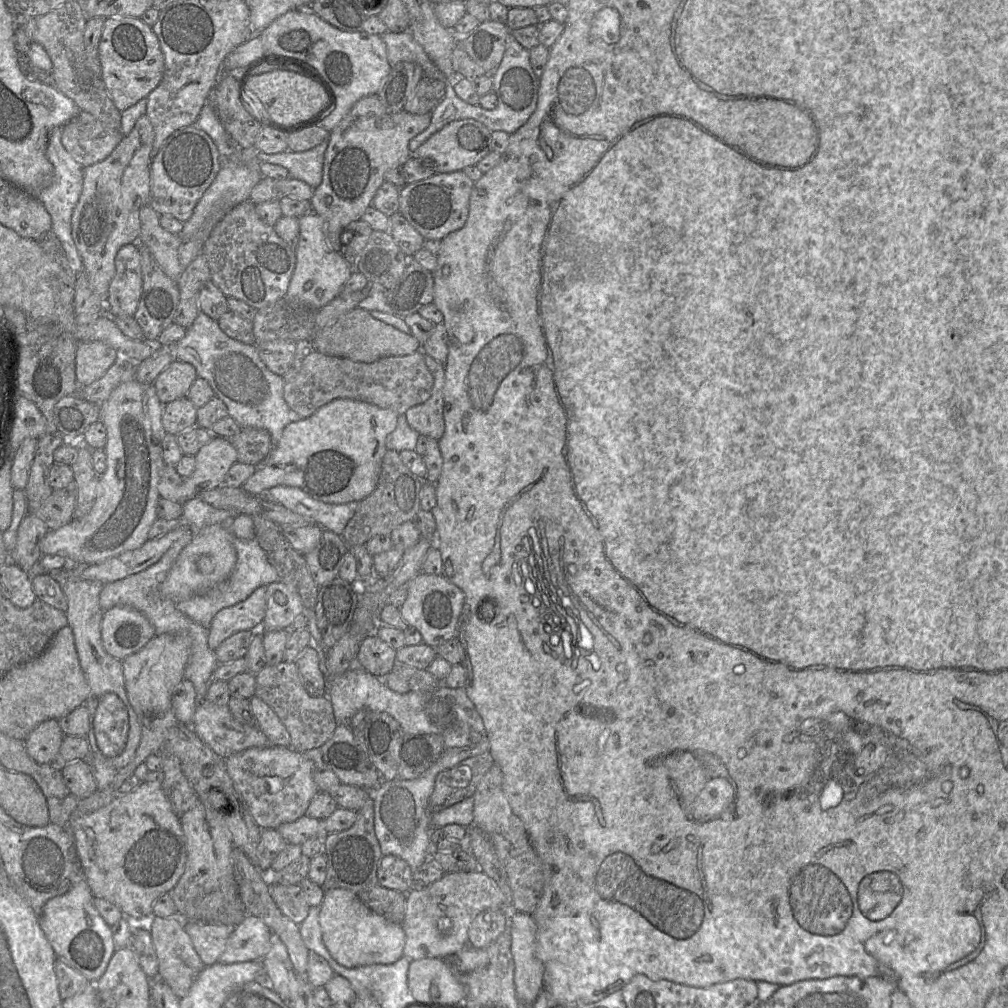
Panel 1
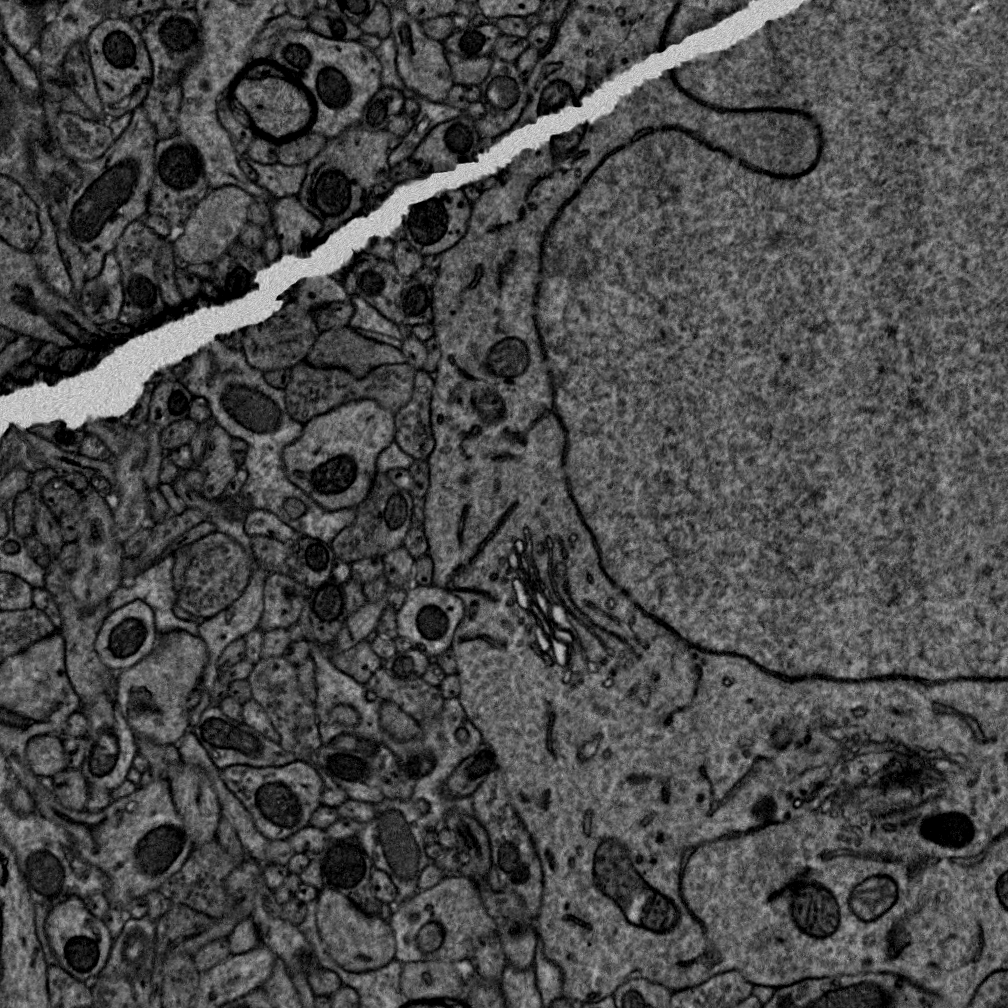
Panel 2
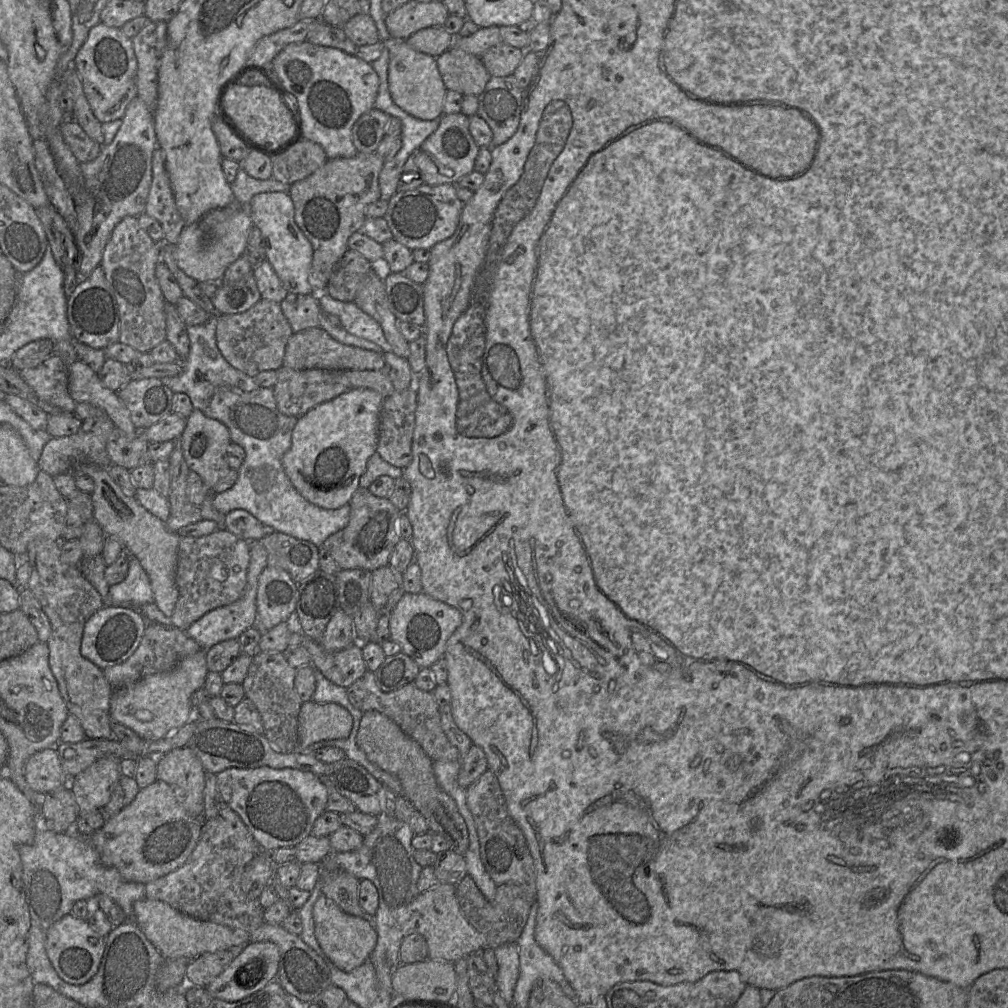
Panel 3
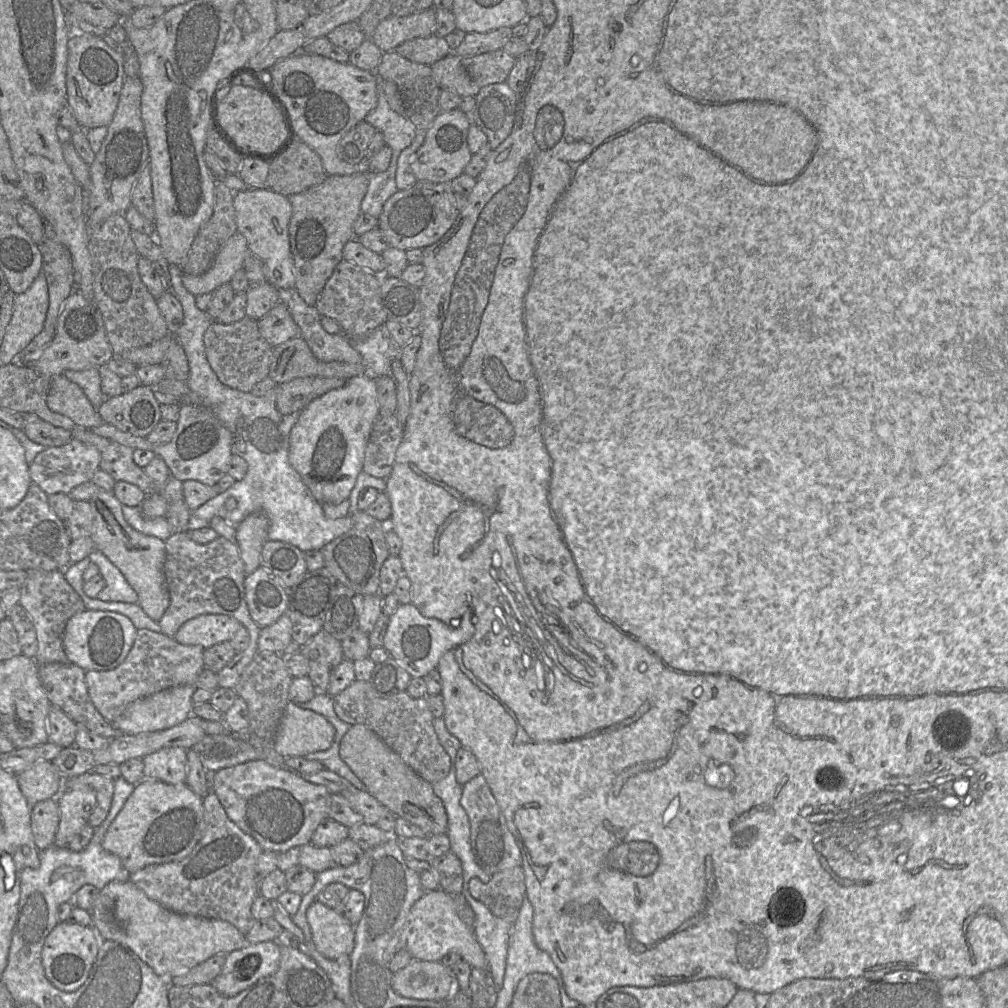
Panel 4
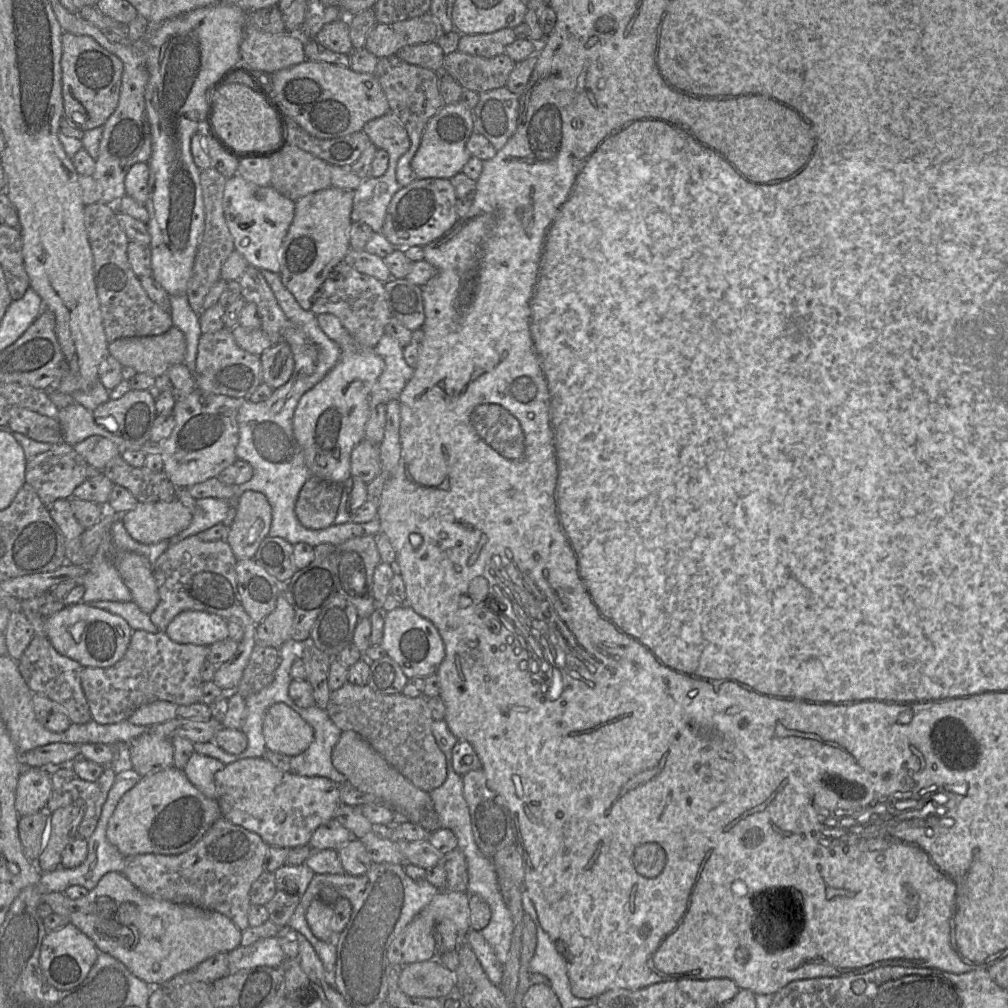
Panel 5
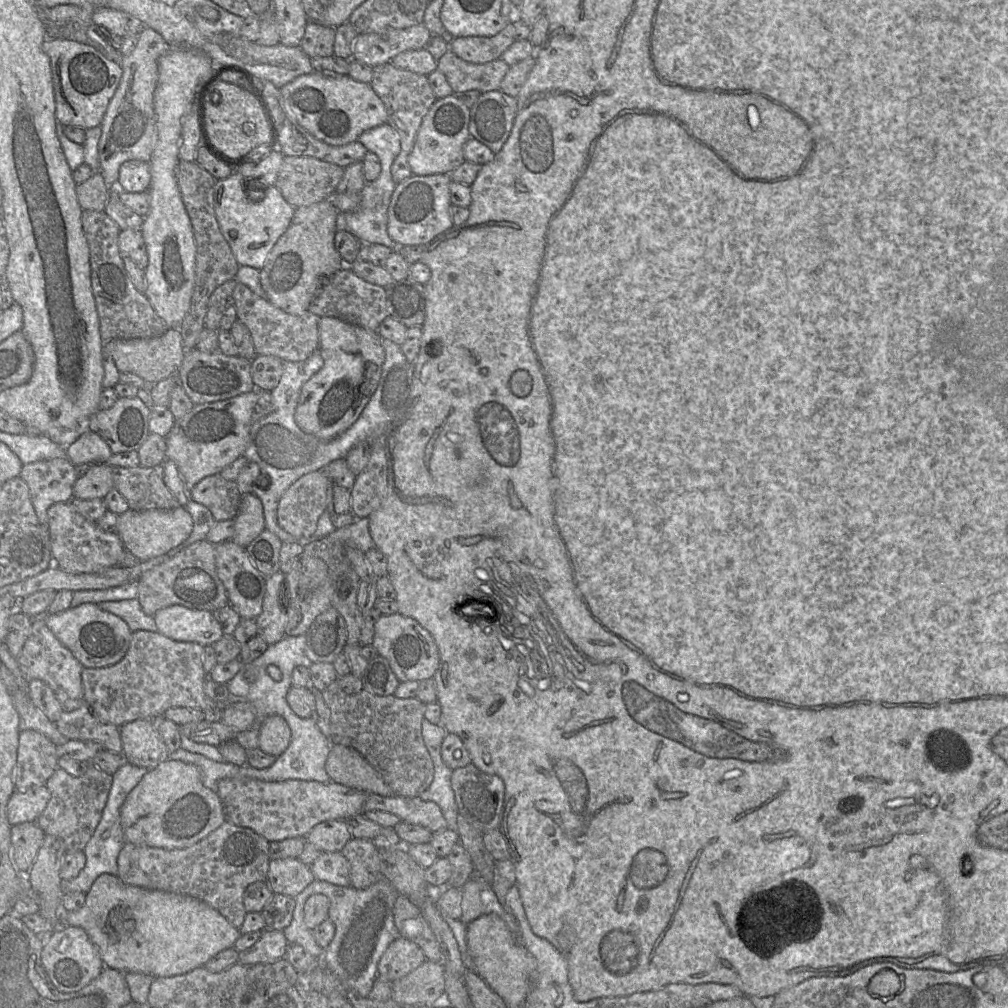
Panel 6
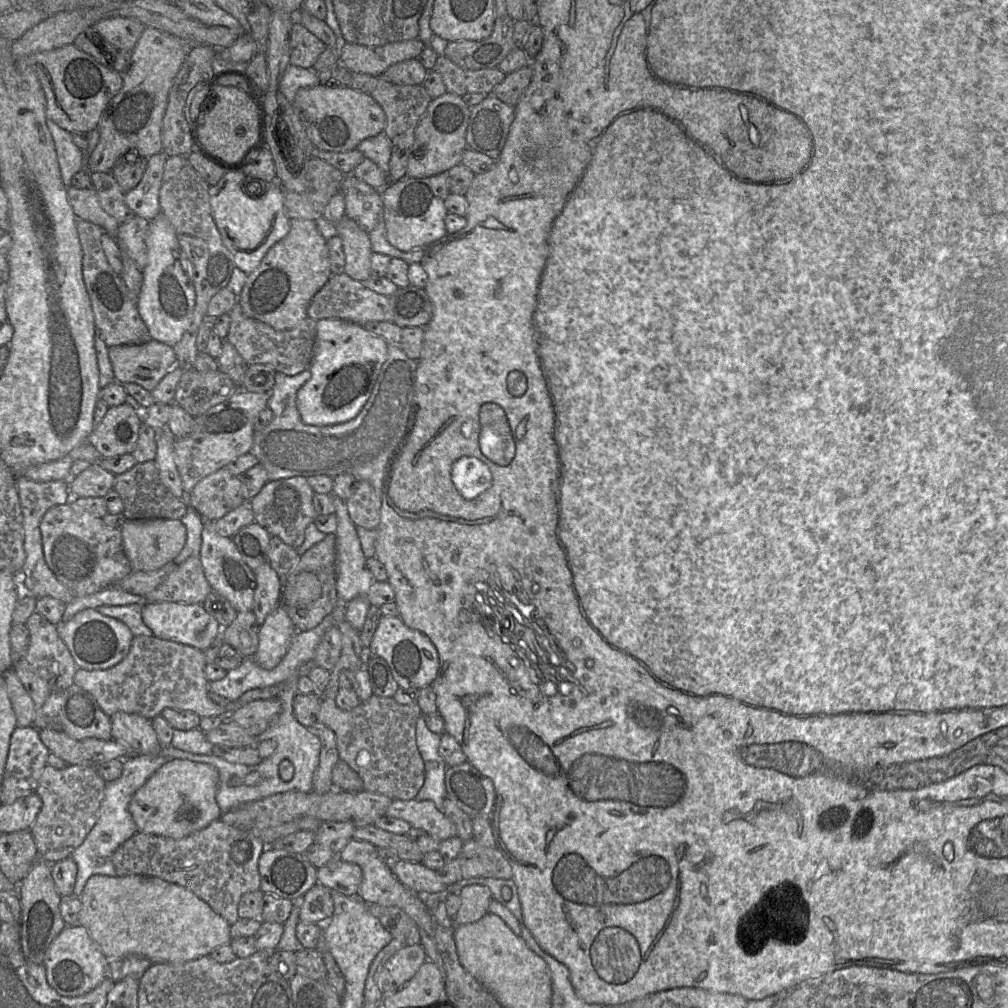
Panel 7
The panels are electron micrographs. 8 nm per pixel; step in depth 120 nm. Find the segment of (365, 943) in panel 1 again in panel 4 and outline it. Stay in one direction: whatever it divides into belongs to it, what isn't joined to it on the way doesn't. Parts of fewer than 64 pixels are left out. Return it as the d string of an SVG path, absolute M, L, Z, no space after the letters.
M315 900L307 909L307 922L315 949L329 959L350 955L354 948L355 930L343 914Z

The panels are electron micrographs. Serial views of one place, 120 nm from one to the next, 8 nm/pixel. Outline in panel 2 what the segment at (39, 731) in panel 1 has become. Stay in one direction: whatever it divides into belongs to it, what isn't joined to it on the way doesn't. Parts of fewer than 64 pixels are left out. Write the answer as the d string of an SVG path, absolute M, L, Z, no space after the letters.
M39 735L31 738L25 757L32 772L41 779L50 780L66 769L62 736Z

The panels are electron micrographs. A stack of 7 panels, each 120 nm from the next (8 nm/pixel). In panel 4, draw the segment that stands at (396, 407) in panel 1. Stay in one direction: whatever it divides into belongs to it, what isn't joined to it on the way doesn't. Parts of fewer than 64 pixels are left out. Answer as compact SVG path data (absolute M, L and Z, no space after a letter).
M309 376L276 384L277 409L283 415L301 413L312 400L332 389L342 387L346 382L346 379L341 378Z

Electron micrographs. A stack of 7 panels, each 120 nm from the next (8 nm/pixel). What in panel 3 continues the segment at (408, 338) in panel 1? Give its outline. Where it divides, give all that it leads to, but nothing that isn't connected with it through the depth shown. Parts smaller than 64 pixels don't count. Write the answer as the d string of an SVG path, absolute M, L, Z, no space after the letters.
M318 326L292 334L286 345L283 366L295 370L380 370L385 366L385 358L381 352L343 344Z

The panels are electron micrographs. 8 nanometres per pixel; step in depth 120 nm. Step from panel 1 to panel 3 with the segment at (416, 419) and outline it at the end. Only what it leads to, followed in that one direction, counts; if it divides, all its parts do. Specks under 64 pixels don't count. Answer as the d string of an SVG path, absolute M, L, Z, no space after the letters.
M407 388L385 398L380 413L376 453L401 469L412 460L416 407L417 390Z

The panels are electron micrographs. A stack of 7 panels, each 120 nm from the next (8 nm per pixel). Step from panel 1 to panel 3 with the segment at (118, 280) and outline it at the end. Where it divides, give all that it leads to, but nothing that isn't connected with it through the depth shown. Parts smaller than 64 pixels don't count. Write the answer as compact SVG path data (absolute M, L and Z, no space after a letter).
M100 266L89 277L80 279L68 297L67 319L72 336L93 349L103 350L119 341L120 315L115 291Z

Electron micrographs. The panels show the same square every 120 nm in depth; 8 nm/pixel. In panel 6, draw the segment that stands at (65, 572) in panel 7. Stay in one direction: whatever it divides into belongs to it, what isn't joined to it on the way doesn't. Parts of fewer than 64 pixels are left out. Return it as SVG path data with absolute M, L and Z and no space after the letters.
M55 503L47 511L54 566L72 573L95 573L120 565L125 560L125 548L116 532L106 532L96 522L86 519L70 503Z

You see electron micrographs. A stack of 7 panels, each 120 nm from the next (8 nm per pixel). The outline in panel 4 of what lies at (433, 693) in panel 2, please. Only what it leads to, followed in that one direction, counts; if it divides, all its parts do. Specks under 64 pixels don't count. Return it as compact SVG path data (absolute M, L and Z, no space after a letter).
M354 680L347 688L333 697L334 710L344 722L363 724L374 731L384 743L396 752L419 776L430 784L450 773L452 762L434 728L434 715L427 697L413 698L407 691L389 697L380 697L369 681Z

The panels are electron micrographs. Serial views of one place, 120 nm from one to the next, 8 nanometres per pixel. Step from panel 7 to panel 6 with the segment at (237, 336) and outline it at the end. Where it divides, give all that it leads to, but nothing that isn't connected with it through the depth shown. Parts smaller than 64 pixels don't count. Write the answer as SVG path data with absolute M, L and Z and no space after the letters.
M237 282L234 289L232 299L237 311L237 320L242 322L250 331L256 355L275 356L283 361L288 362L301 362L309 358L319 348L319 317L306 312L303 315L291 315L275 305L271 304L265 296L259 296L254 293L248 286Z

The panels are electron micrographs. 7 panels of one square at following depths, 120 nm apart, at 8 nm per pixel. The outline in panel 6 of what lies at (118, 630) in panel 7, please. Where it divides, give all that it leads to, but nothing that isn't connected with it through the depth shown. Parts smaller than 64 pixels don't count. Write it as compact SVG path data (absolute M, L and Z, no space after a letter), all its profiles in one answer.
M83 603L61 613L44 613L41 617L53 635L67 647L84 668L102 668L118 663L128 651L132 631L127 623L118 616L101 610L97 604Z

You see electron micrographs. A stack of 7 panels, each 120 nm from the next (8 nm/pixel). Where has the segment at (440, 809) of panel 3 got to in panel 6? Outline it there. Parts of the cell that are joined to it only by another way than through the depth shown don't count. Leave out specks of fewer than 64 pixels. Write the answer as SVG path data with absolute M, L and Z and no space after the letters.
M334 744L325 764L330 782L361 790L367 794L394 796L381 775L355 749Z

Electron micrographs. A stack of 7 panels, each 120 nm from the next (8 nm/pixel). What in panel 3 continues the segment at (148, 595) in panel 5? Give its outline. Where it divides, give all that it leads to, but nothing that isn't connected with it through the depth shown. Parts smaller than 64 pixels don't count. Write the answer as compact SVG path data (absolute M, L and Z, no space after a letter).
M82 464L68 473L85 474L93 479L94 490L89 494L93 520L99 524L107 538L118 540L124 549L139 561L149 577L154 603L161 612L170 617L178 598L176 573L181 536L169 531L165 522L146 510L135 497L126 495L109 474L107 467Z

